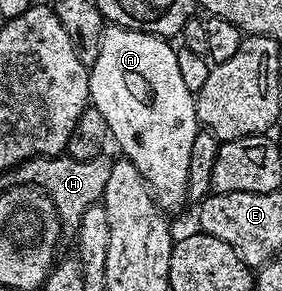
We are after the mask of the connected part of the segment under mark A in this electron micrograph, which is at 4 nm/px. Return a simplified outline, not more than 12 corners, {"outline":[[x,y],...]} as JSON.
{"outline":[[106,26],[89,98],[158,207],[199,130],[174,44]]}

